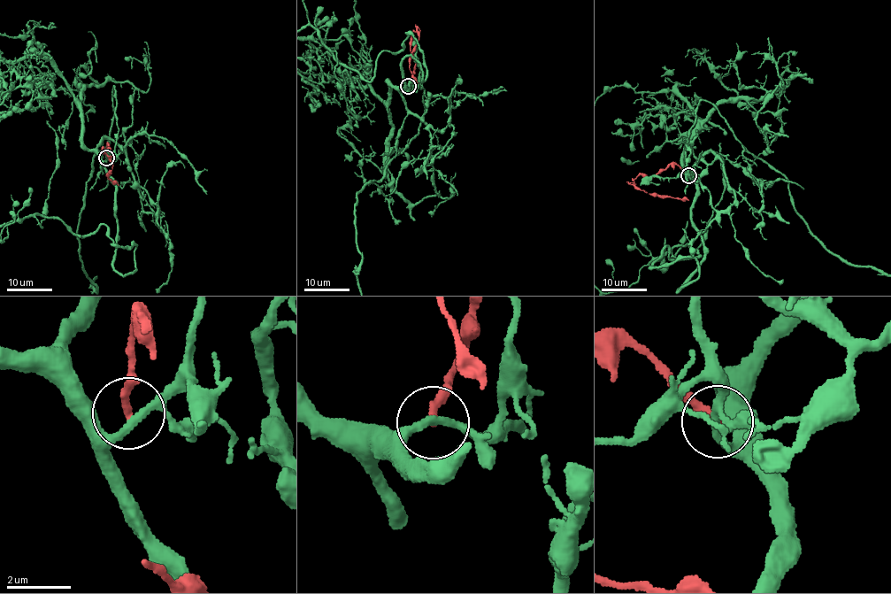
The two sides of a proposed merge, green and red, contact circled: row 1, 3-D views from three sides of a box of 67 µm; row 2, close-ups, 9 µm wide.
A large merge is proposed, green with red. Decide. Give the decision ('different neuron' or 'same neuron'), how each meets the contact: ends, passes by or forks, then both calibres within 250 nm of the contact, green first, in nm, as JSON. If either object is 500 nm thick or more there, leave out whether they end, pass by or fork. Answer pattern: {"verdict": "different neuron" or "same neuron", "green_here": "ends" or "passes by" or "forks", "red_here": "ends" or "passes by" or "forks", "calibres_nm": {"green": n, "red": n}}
{"verdict": "different neuron", "green_here": "forks", "red_here": "ends", "calibres_nm": {"green": 200, "red": 240}}

